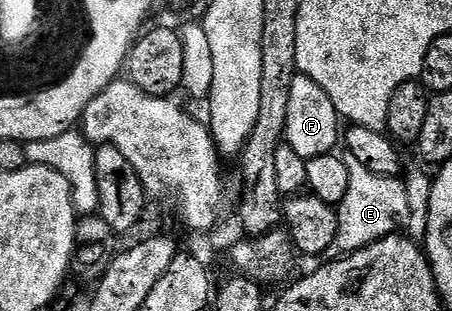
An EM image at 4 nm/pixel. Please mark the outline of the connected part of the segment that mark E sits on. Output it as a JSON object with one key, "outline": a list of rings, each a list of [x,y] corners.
{"outline":[[[345,153],[342,158],[349,170],[349,188],[345,199],[336,208],[338,235],[333,246],[324,254],[327,261],[347,257],[349,253],[356,253],[365,246],[380,241],[381,238],[402,232],[409,219],[409,197],[402,178],[374,175],[353,155]]]}

